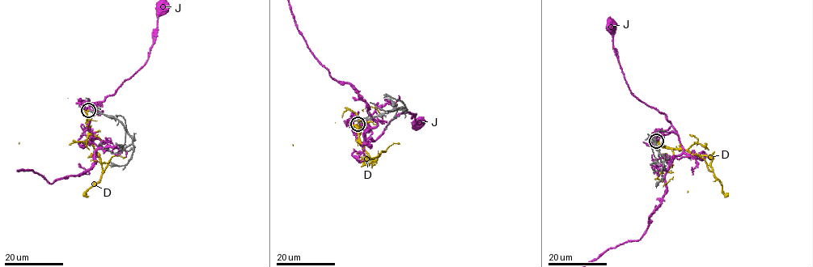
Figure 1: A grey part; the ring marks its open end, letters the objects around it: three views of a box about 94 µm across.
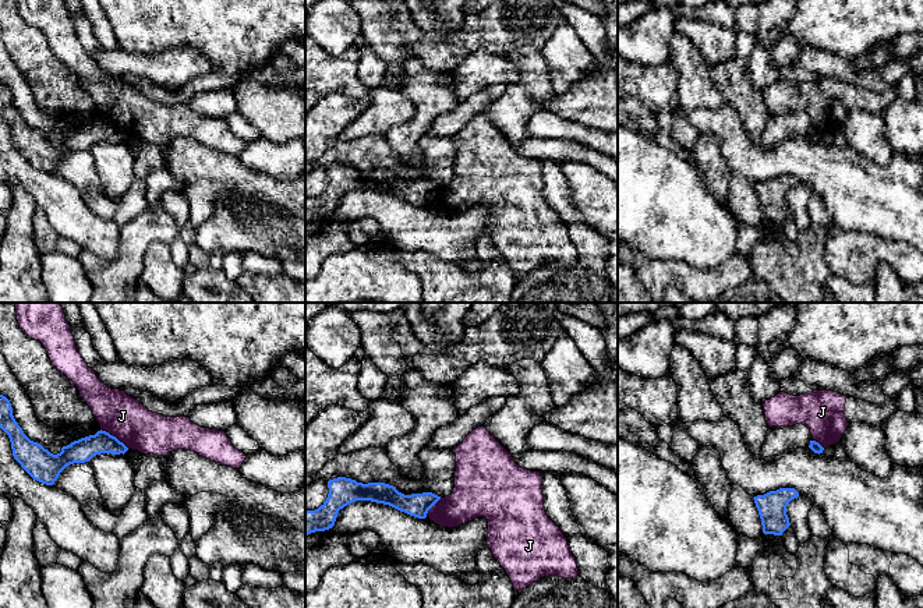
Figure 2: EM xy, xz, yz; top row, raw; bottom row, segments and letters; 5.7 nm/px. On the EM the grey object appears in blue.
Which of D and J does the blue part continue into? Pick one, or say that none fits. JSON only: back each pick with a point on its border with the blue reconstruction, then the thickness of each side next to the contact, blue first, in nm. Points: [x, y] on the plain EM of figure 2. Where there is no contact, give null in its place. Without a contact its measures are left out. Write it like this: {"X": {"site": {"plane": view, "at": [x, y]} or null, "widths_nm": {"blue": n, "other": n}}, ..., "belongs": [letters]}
{"D": {"site": null}, "belongs": ["D"]}

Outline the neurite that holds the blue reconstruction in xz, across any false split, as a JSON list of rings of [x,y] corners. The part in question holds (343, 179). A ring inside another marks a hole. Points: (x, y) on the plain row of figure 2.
[[[346,165],[329,167],[328,176],[326,188],[315,198],[305,198],[305,223],[332,216],[339,198],[356,188],[389,192],[410,204],[425,206],[428,198],[441,187],[432,180],[404,183],[385,170],[363,172]]]

